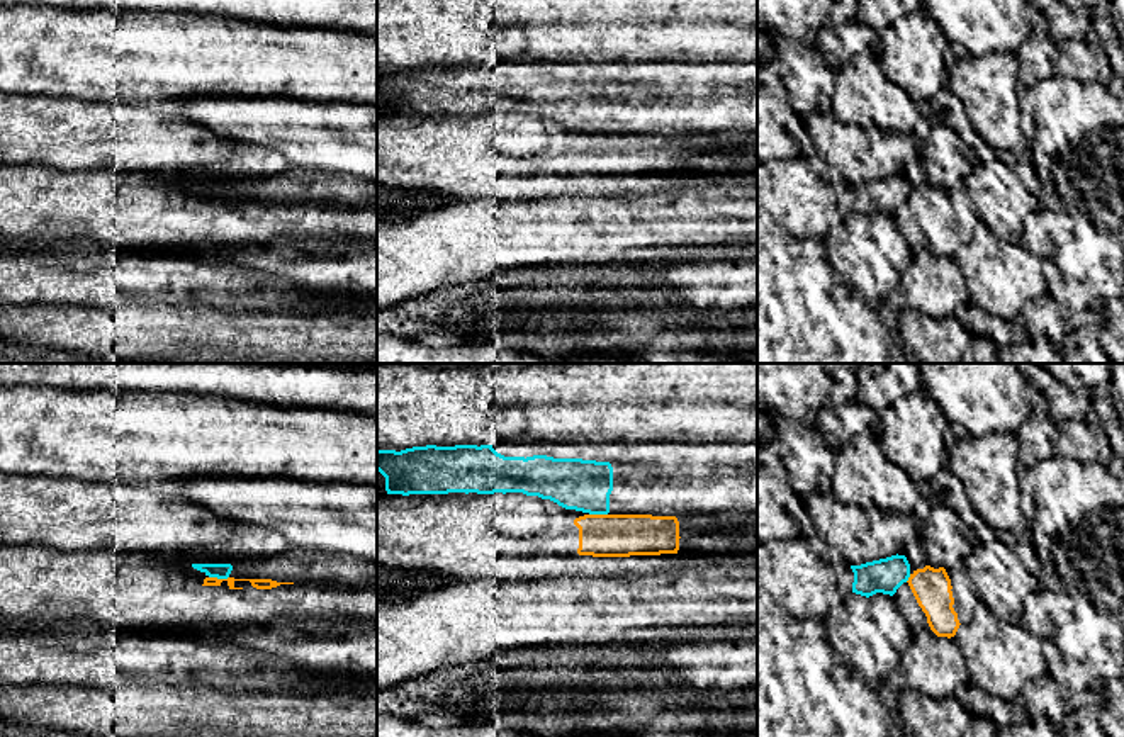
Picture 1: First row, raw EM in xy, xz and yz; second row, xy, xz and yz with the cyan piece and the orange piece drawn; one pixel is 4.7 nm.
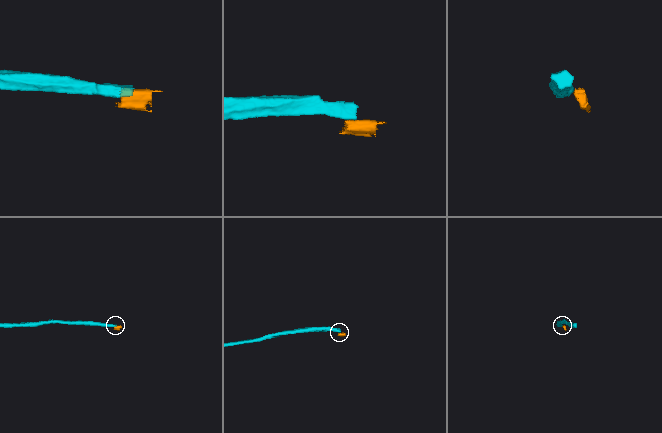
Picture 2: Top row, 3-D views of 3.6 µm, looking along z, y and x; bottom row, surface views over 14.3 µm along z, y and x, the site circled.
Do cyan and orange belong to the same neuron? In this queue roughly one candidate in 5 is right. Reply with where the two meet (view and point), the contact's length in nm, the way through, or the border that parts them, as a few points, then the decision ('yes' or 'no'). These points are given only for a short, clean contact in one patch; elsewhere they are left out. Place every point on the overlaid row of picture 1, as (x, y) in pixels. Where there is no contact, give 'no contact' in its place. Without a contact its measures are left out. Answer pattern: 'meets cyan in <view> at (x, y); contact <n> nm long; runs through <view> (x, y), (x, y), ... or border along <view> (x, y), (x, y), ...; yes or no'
meets cyan in xy at (219, 578); contact 100 nm long; border along xy (209, 576), (228, 578); no

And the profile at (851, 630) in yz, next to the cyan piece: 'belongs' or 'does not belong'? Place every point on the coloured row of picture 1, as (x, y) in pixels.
does not belong

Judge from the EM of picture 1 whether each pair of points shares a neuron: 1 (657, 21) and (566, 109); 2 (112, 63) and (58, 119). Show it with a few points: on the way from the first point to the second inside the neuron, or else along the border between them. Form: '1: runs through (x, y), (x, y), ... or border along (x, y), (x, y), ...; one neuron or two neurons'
1: border along (657, 60), (608, 61); two neurons
2: border along (38, 94), (72, 95), (99, 102); two neurons

